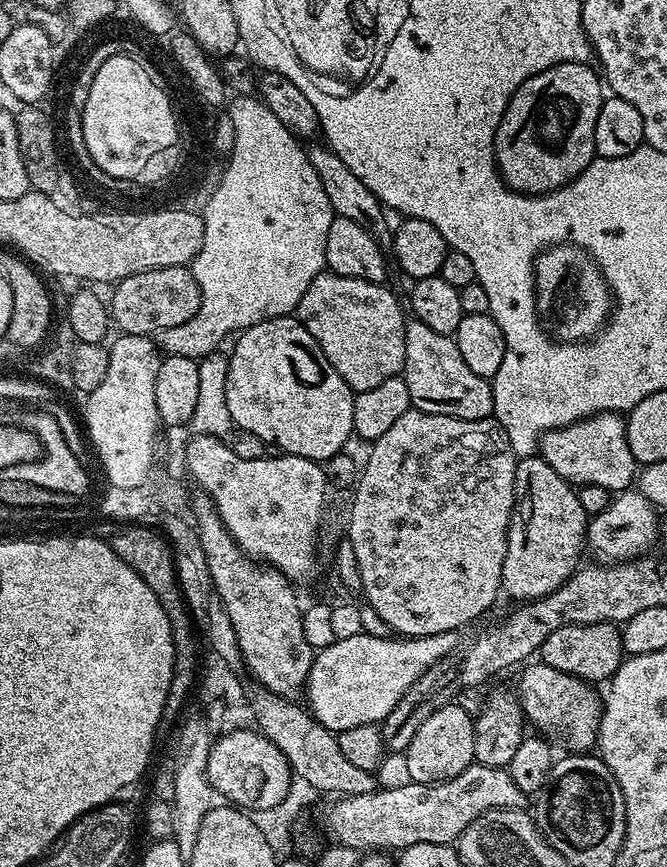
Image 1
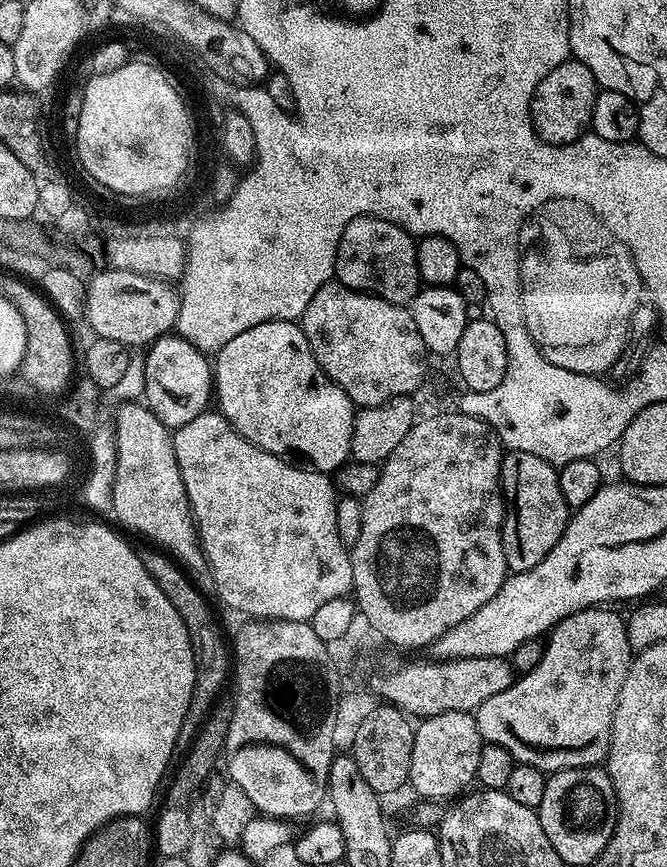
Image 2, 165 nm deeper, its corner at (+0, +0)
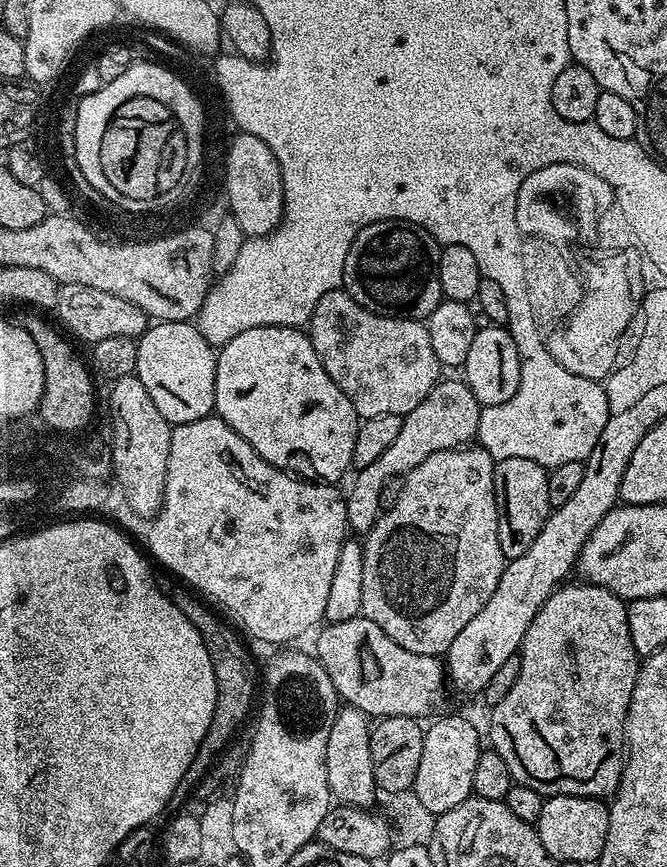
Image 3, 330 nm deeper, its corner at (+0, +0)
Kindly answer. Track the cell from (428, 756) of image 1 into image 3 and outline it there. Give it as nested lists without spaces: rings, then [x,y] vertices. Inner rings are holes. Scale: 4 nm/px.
[[[444,716],[424,728],[422,758],[411,791],[426,810],[435,814],[454,810],[473,795],[474,766],[482,751],[480,736],[482,740],[481,729],[479,732],[464,716]]]

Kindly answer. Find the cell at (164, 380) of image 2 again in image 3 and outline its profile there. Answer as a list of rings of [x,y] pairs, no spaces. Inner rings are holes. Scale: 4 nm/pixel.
[[[165,320],[153,323],[136,340],[138,358],[135,376],[146,386],[151,401],[166,422],[175,426],[198,422],[213,415],[216,406],[216,358],[213,345],[206,342],[195,323]]]

